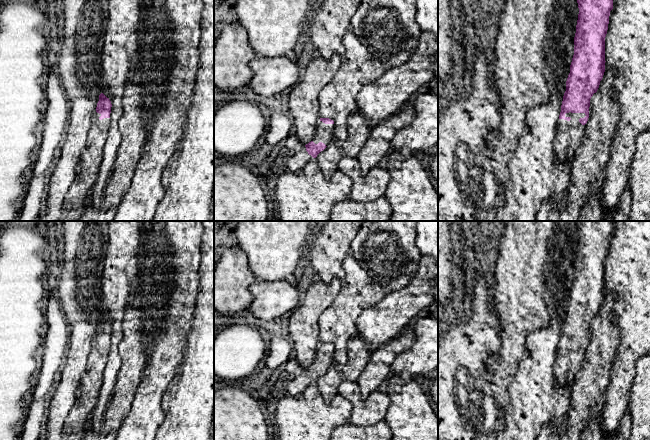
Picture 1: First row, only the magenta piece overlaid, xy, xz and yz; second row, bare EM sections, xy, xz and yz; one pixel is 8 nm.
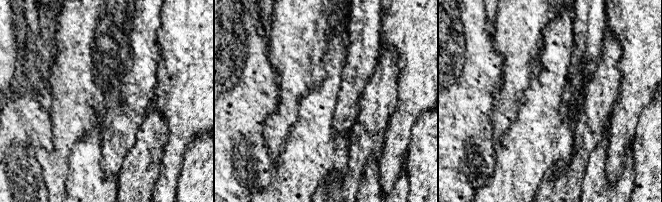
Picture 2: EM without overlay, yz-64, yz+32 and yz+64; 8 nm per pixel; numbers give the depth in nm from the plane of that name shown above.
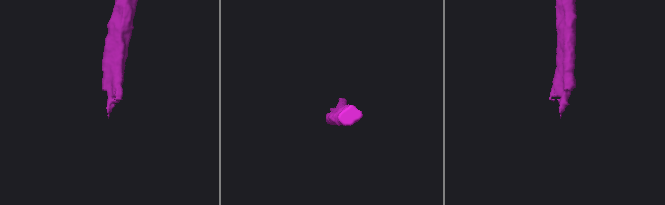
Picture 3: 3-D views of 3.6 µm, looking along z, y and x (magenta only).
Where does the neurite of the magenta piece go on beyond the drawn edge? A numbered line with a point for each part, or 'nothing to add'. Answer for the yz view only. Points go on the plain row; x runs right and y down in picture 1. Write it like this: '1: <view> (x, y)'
1: yz (568, 359)

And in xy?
1: xy (74, 428)

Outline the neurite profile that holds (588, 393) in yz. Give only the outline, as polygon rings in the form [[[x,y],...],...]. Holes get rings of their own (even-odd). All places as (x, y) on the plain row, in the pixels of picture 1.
[[[605,291],[599,312],[590,323],[589,342],[571,386],[565,423],[543,426],[537,440],[581,440],[586,425],[602,414],[606,389],[619,345],[614,293]]]

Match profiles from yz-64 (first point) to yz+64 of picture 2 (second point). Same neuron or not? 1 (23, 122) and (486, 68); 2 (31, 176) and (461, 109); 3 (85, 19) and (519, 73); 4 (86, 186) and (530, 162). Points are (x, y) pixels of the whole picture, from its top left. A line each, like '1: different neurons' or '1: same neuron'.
1: same neuron
2: same neuron
3: same neuron
4: same neuron

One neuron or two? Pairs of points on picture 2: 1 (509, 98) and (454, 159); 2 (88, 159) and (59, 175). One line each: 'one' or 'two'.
1: two
2: two

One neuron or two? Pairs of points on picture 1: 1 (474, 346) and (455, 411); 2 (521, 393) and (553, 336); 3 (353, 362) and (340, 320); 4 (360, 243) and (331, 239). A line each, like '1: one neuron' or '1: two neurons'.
1: one neuron
2: one neuron
3: two neurons
4: two neurons

